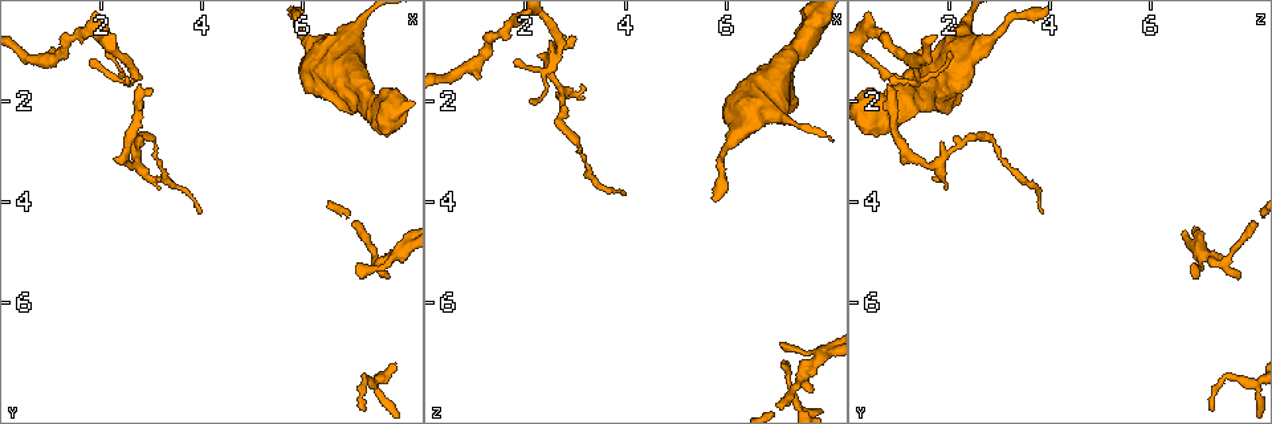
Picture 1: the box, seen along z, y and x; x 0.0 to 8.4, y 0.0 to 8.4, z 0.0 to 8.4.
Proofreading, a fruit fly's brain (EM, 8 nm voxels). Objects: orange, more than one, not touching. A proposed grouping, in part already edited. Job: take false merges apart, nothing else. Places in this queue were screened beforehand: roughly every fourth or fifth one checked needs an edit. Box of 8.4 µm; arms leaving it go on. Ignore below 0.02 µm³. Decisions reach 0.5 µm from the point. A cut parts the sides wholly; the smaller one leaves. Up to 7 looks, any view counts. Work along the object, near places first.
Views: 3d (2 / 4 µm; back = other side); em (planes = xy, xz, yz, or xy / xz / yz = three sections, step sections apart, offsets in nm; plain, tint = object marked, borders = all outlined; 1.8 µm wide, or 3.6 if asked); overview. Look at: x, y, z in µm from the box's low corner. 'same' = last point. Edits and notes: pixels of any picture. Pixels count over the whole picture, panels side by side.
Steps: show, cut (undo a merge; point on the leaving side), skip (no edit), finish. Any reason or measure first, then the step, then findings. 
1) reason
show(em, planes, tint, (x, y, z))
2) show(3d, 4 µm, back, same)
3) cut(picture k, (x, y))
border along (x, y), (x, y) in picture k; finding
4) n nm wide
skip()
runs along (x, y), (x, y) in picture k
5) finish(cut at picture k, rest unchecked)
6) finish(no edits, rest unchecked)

sharp bend
show(3d, 4 µm, (7.50, 5.20, 7.40))

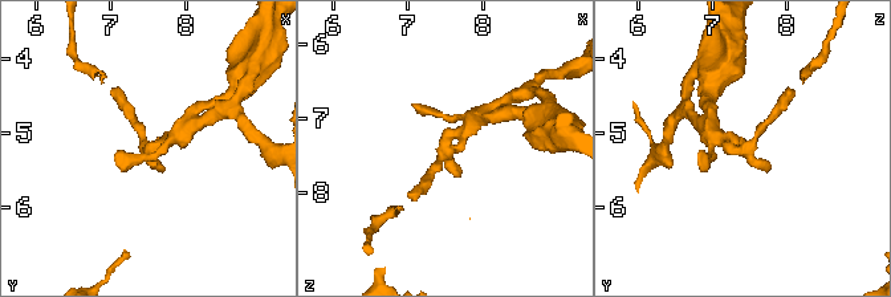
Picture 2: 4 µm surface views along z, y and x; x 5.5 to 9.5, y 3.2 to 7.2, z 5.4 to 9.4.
now the EM
show(em, xy, step 16, plain, (7.55, 5.25, 7.45))

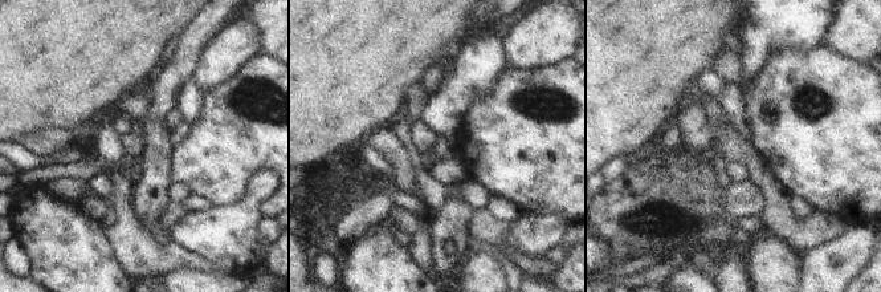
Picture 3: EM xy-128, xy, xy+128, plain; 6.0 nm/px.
where the object lies
show(em, xy, step 16, tint, same)

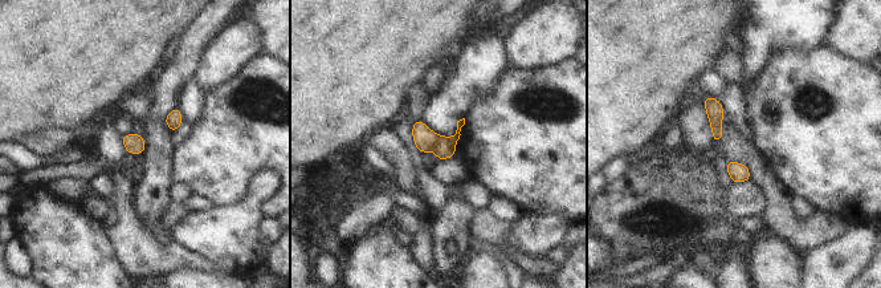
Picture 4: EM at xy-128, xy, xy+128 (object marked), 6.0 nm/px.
cut(picture 4, (424, 138))
border along (437, 136), (432, 149) in picture 4; a second neuron is stuck on

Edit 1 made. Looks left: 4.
abrupt turn
show(3d, 4 µm, (6.80, 0.95, 2.20))

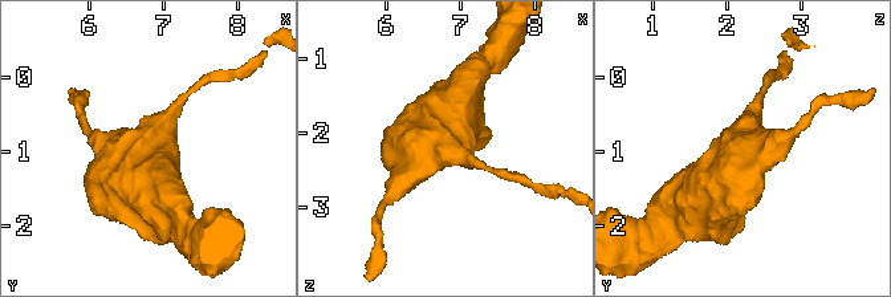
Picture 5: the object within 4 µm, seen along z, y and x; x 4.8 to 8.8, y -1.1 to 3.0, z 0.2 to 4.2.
now the EM
show(em, 3.6 µm, planes, borders, (6.80, 0.95, 2.20))

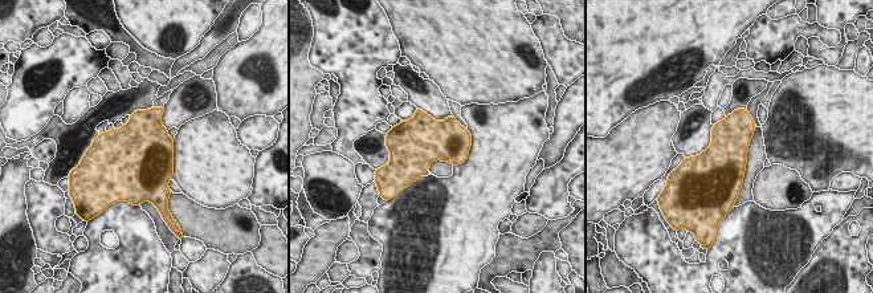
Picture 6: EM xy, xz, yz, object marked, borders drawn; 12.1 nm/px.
480 nm wide
skip()
one neuron here

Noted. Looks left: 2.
finish(cut at picture 4, rest unchecked)

